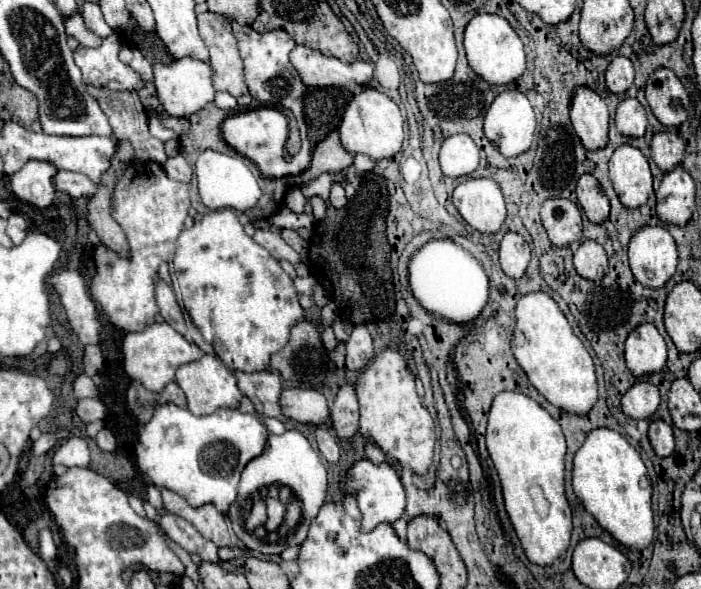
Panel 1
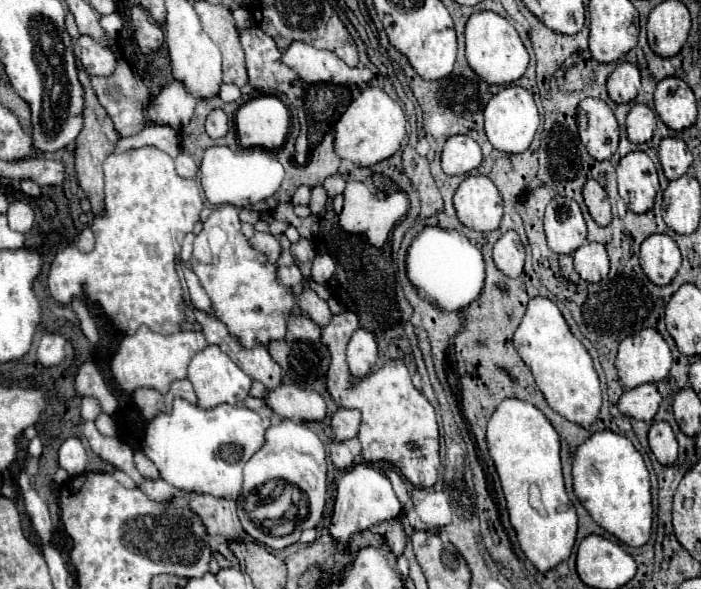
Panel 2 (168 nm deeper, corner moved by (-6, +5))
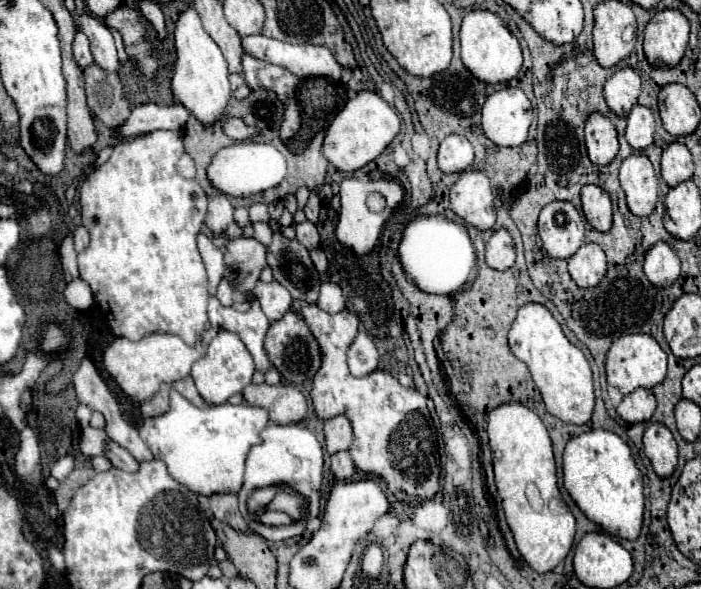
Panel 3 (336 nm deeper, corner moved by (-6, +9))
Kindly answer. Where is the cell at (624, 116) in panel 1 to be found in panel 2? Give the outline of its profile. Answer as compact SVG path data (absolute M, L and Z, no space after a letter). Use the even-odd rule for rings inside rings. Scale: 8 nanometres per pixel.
M634 105L626 119L628 139L632 143L646 143L652 139L656 129L656 115L646 105Z

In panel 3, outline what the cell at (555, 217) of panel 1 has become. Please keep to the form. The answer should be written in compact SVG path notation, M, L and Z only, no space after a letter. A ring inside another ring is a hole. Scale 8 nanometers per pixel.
M552 201L540 211L538 233L552 257L572 257L584 243L584 231L584 219L570 201Z

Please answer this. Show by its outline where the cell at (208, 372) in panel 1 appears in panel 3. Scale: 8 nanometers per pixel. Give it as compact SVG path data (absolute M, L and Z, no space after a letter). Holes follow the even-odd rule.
M220 331L208 345L206 355L192 365L190 375L202 399L210 405L220 405L220 403L226 403L234 393L240 393L246 385L250 385L254 375L254 361L238 335L230 331Z

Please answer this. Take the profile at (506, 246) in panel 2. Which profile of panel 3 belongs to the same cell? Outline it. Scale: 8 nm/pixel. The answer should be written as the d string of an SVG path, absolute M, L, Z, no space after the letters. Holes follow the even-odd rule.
M506 229L494 231L494 235L486 243L486 263L492 269L506 271L514 265L514 261L516 261L516 249L510 233Z

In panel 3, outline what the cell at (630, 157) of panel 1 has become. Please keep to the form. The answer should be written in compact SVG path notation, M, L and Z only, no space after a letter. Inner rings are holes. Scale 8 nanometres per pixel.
M632 153L620 165L620 185L626 193L628 207L634 215L646 217L658 201L658 179L652 163L642 153Z

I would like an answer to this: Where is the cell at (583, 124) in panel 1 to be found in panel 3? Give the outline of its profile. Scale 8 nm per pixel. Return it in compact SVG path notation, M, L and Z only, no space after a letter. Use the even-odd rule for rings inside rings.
M590 113L586 119L586 149L594 165L608 165L618 153L618 135L614 123L602 113Z

